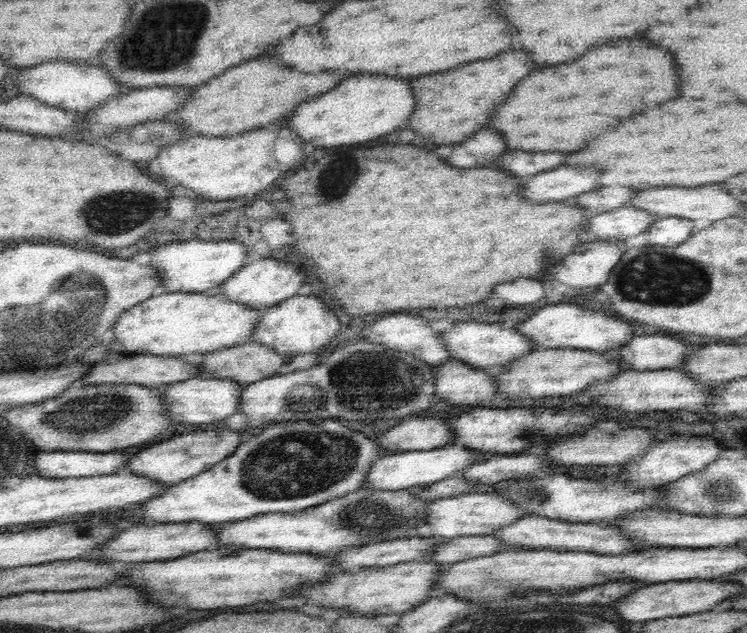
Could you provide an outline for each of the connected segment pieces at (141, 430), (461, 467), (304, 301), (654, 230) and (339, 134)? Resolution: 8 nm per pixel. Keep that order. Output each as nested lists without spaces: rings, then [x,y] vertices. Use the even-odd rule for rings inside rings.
[[[76,382],[60,396],[36,405],[12,408],[2,416],[40,450],[105,453],[131,446],[145,447],[158,436],[176,430],[176,421],[170,421],[163,410],[164,387]]]
[[[446,445],[445,447],[428,451],[404,451],[403,453],[391,453],[384,456],[382,460],[374,462],[374,466],[372,466],[370,472],[368,472],[366,482],[364,482],[360,487],[398,490],[412,488],[416,485],[429,485],[462,474],[466,468],[474,466],[474,464],[480,460],[485,460],[485,458],[480,458],[480,453],[458,445]]]
[[[315,293],[309,296],[297,295],[266,308],[260,311],[260,320],[250,341],[264,343],[286,356],[320,350],[340,335],[340,320],[336,312],[330,309],[330,303]]]
[[[668,217],[660,218],[658,222],[654,222],[654,225],[650,226],[645,233],[648,234],[648,240],[652,245],[672,248],[686,242],[696,232],[694,221]]]
[[[364,74],[364,76],[354,76],[340,83],[338,88],[332,88],[312,100],[302,102],[294,112],[286,116],[288,127],[294,129],[306,142],[324,148],[324,146],[350,146],[350,144],[364,144],[364,142],[377,142],[387,134],[392,134],[398,130],[406,129],[406,124],[410,122],[414,110],[416,110],[416,99],[410,86],[412,78],[390,78],[388,76],[378,76],[378,74]]]

